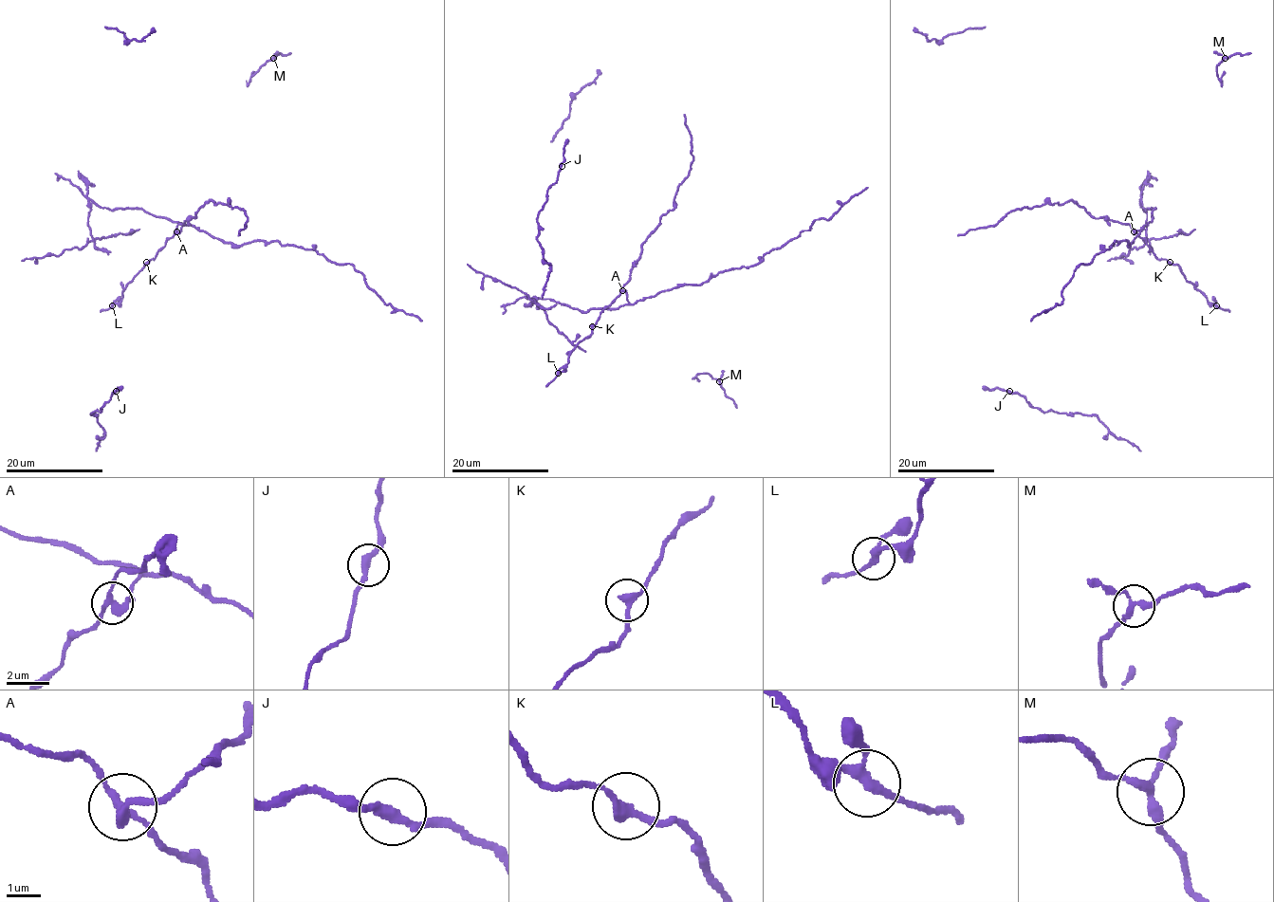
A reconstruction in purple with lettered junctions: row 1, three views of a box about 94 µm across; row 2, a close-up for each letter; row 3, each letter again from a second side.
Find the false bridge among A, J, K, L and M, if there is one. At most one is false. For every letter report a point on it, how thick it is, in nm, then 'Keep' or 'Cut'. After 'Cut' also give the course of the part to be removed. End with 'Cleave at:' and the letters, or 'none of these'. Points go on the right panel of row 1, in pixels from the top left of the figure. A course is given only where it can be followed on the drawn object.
A: Place: (1134, 231). Thickness 280 nm. Cut. Course of the part to remove: (1135, 231), (1148, 226), (1128, 245), (1126, 240), (1115, 241), (1080, 265), (1062, 288), (1062, 301), (1031, 321)
J: Place: (1009, 391). Thickness 280 nm. Keep
K: Place: (1170, 262). Thickness 320 nm. Keep
L: Place: (1216, 305). Thickness 240 nm. Keep
M: Place: (1225, 58). Thickness 240 nm. Keep
Cleave at: A

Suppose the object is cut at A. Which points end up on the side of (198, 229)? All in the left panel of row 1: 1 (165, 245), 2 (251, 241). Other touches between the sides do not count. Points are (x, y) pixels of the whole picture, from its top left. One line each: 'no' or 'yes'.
1: no
2: yes

